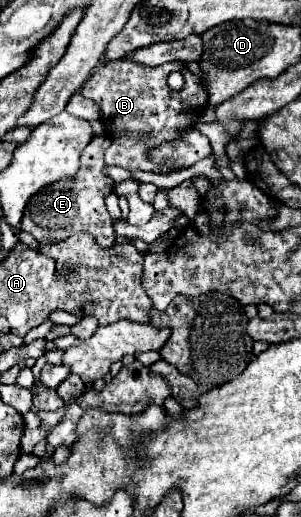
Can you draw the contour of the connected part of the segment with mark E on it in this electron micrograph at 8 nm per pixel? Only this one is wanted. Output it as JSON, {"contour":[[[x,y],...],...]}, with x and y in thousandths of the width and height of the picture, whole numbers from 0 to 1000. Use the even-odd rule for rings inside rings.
{"contour":[[[355,259],[309,267],[282,294],[262,306],[262,333],[229,344],[229,348],[203,348],[189,356],[169,356],[143,368],[130,368],[83,402],[76,426],[70,426],[70,445],[110,453],[116,460],[130,460],[136,468],[203,468],[209,460],[229,460],[236,453],[262,453],[262,449],[289,449],[302,453],[316,464],[329,464],[336,476],[375,476],[382,472],[382,449],[375,449],[375,433],[369,433],[369,418],[349,402],[349,379],[369,371],[375,348],[362,340],[336,337],[342,325],[342,294],[349,286],[369,279],[369,271],[355,267]]]}

